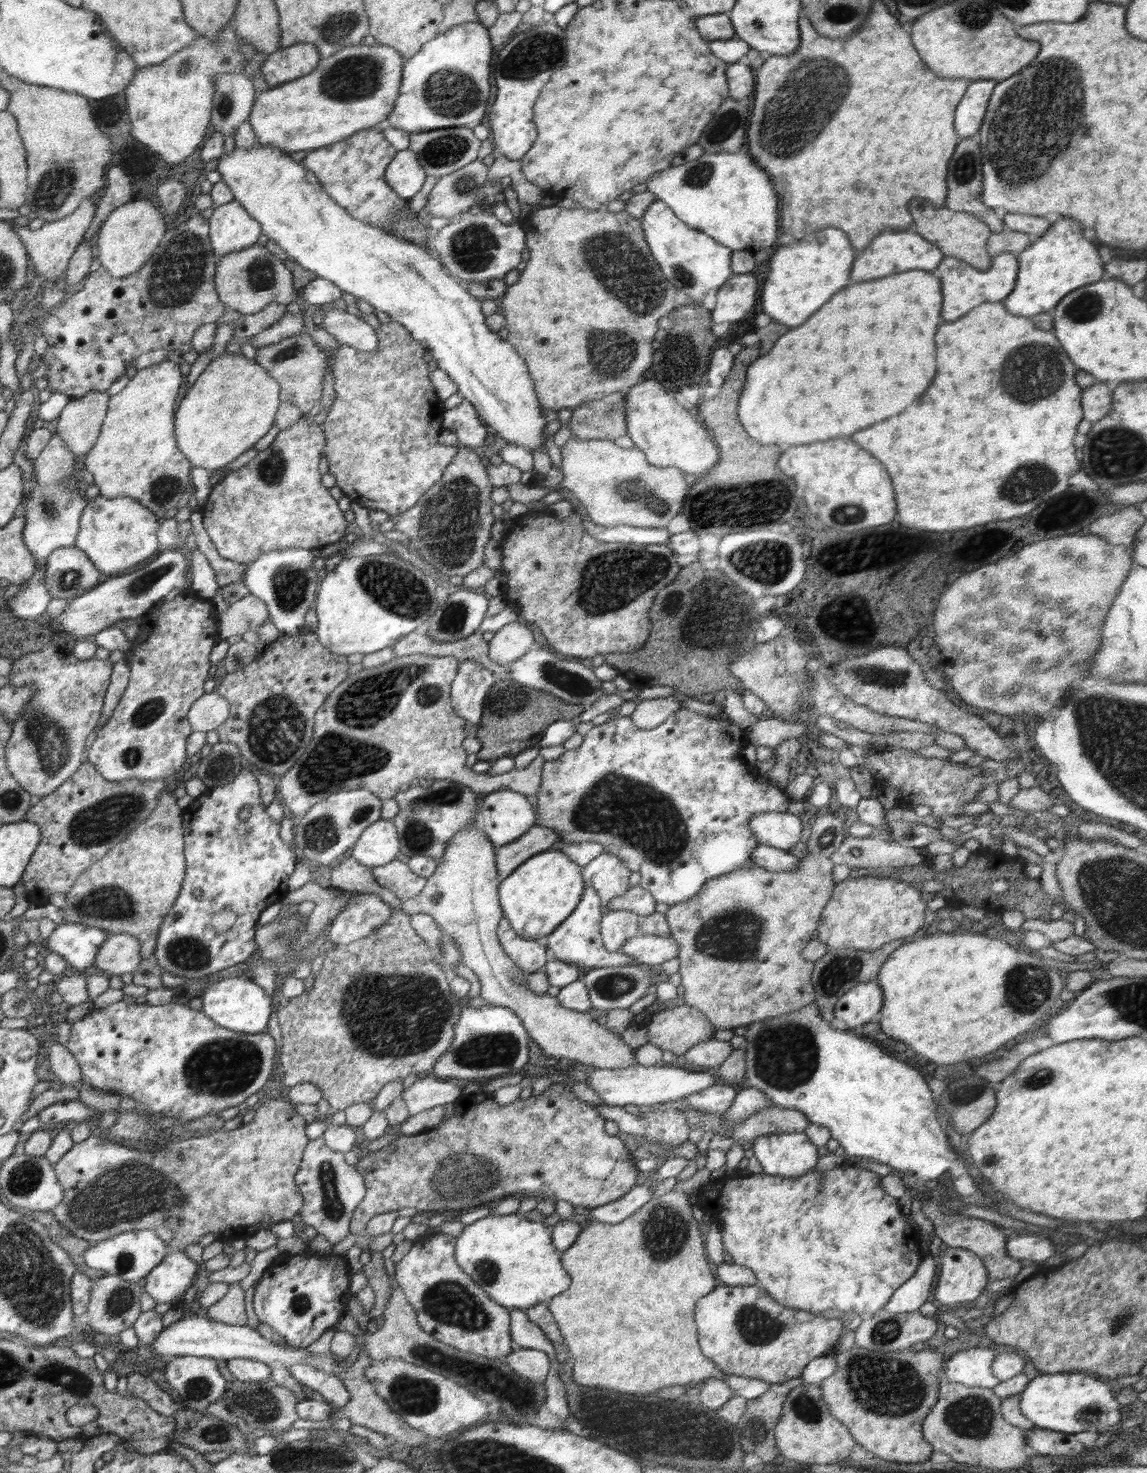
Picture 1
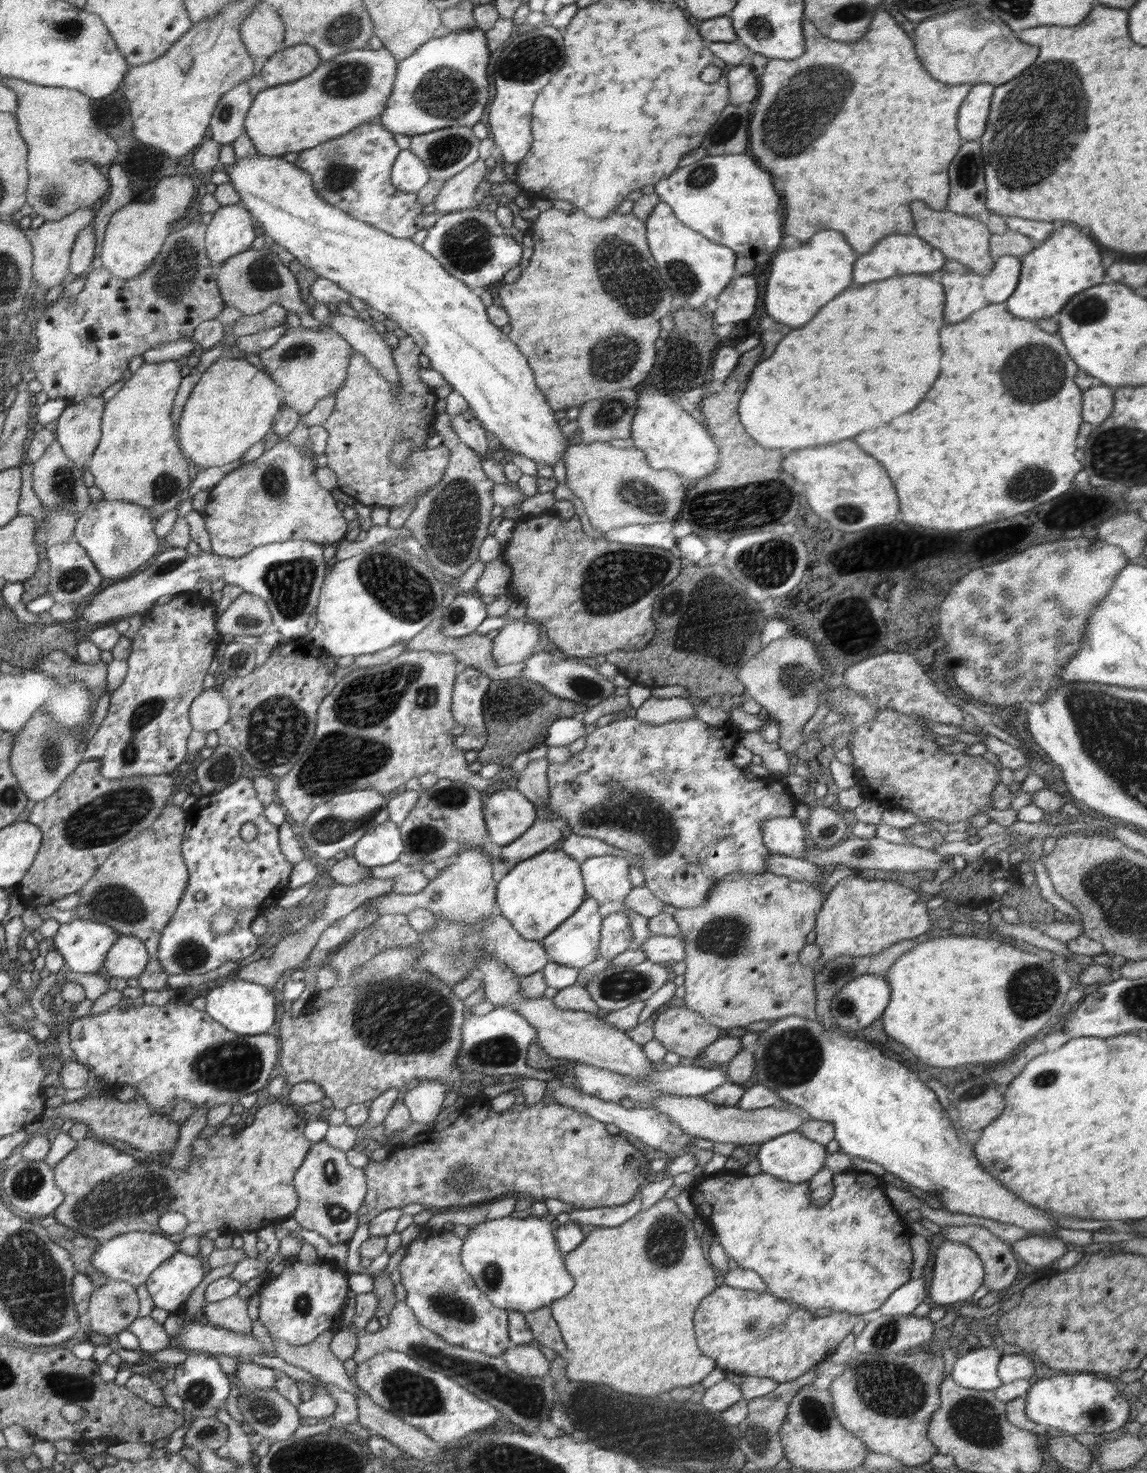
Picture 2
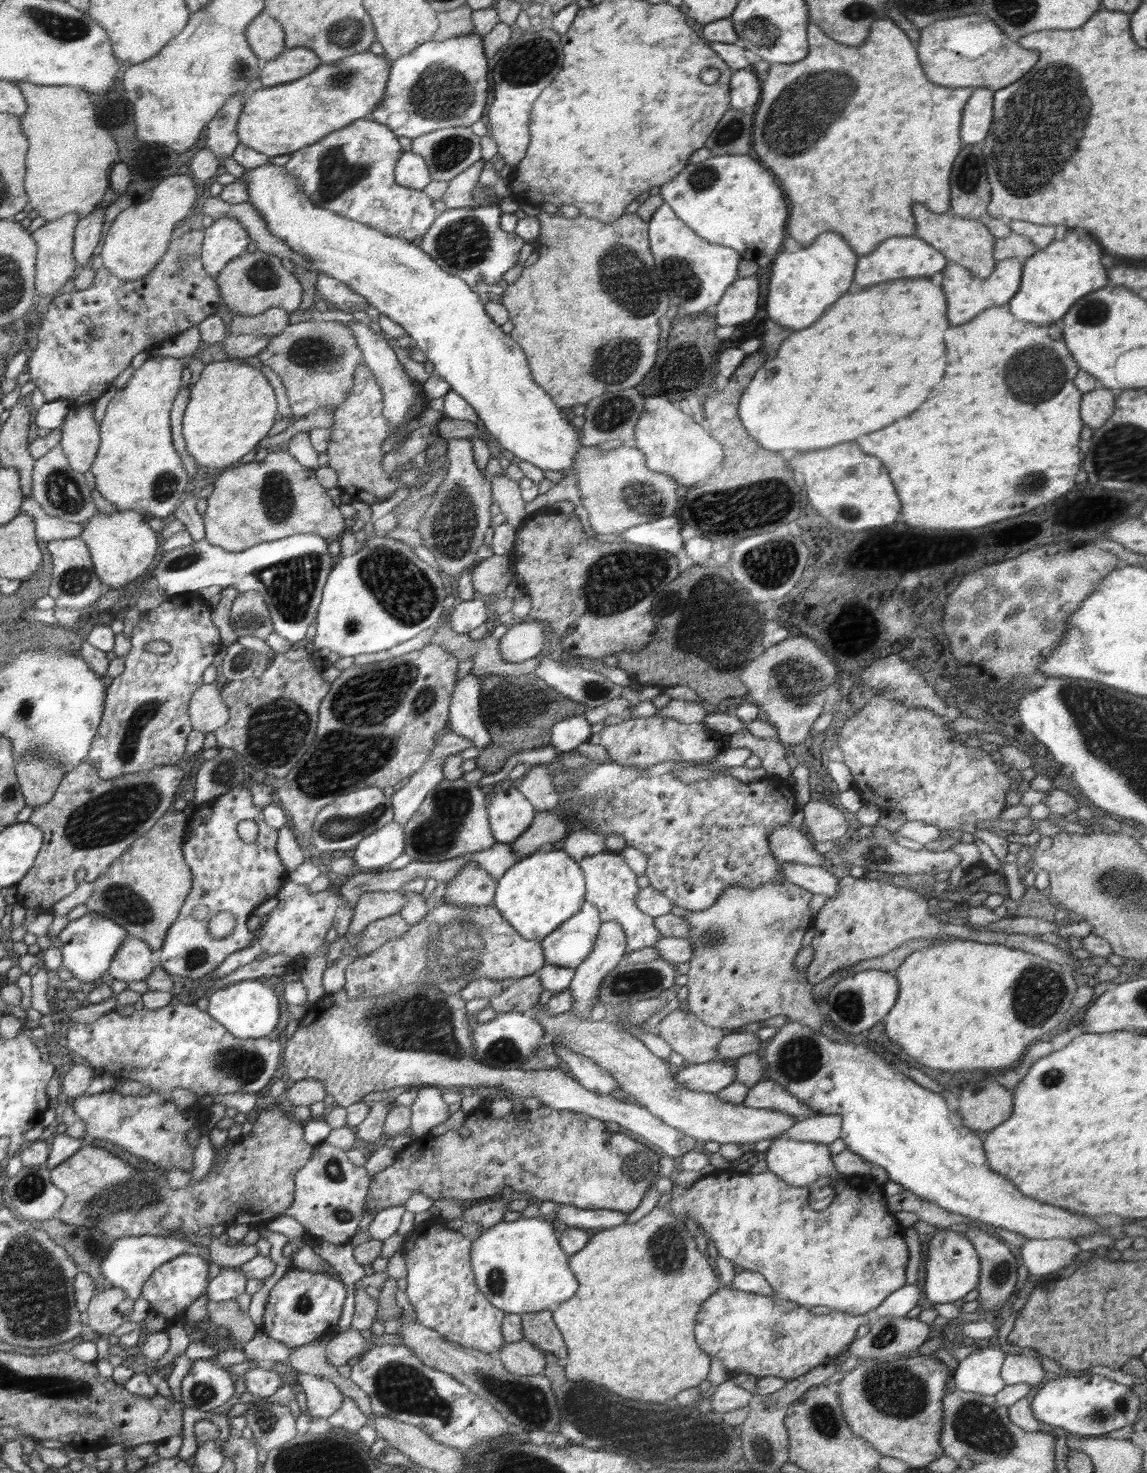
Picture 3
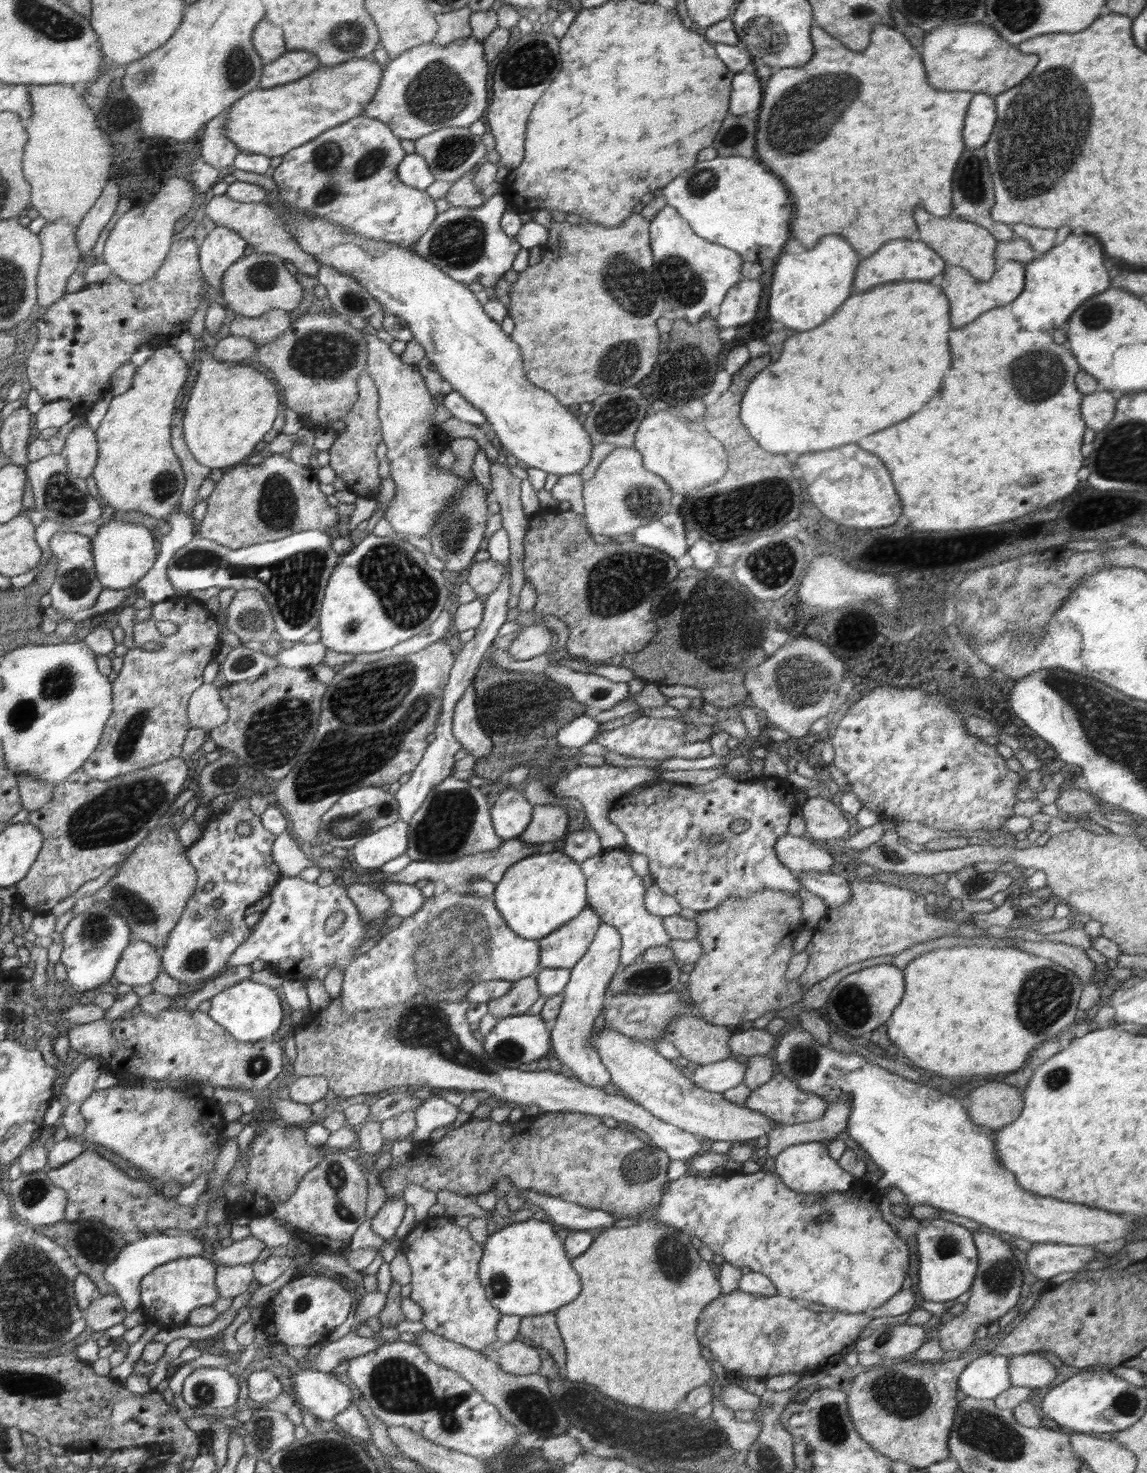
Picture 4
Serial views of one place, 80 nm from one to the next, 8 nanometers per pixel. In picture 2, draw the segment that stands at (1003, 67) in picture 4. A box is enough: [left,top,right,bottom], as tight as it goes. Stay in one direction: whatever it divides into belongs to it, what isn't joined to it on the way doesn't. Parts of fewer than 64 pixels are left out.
[914,4,1039,84]

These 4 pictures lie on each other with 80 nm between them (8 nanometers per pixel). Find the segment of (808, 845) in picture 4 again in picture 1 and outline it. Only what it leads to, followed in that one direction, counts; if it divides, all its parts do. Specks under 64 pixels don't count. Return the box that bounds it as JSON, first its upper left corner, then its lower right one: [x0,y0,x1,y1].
[751,810,802,853]

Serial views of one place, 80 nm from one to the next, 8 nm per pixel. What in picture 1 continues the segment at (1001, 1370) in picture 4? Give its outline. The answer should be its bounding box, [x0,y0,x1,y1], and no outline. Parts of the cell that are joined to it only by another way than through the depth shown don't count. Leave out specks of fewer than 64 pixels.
[942,1347,1000,1389]

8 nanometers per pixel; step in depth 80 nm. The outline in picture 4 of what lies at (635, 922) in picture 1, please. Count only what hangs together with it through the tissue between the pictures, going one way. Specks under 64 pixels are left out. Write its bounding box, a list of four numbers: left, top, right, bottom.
[550,925,621,1089]

